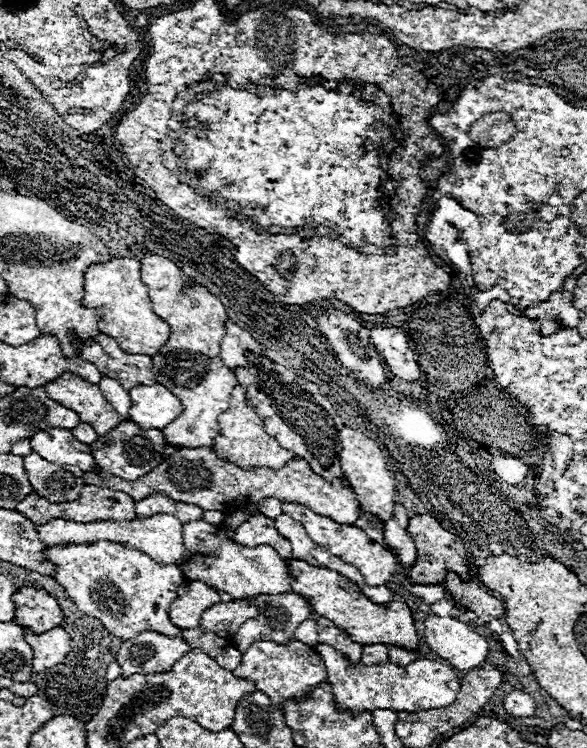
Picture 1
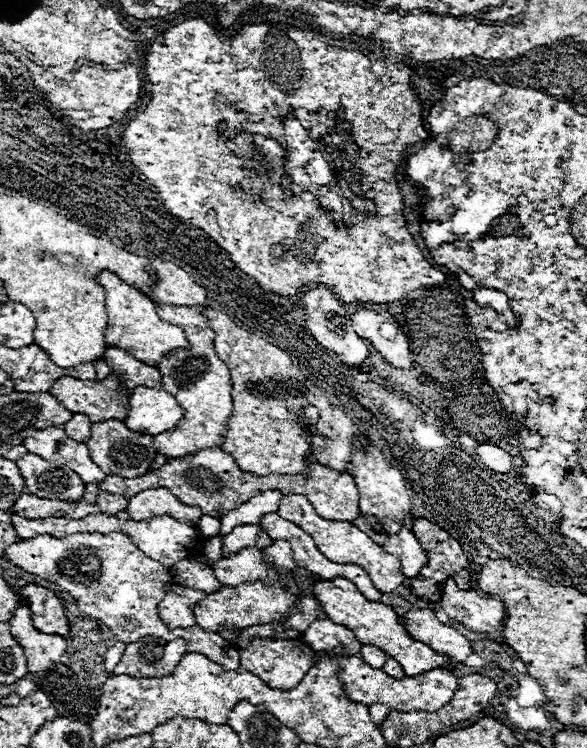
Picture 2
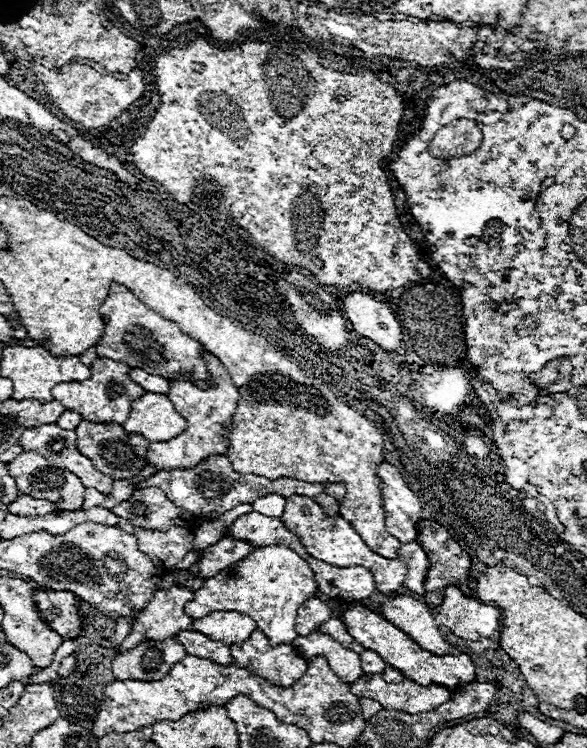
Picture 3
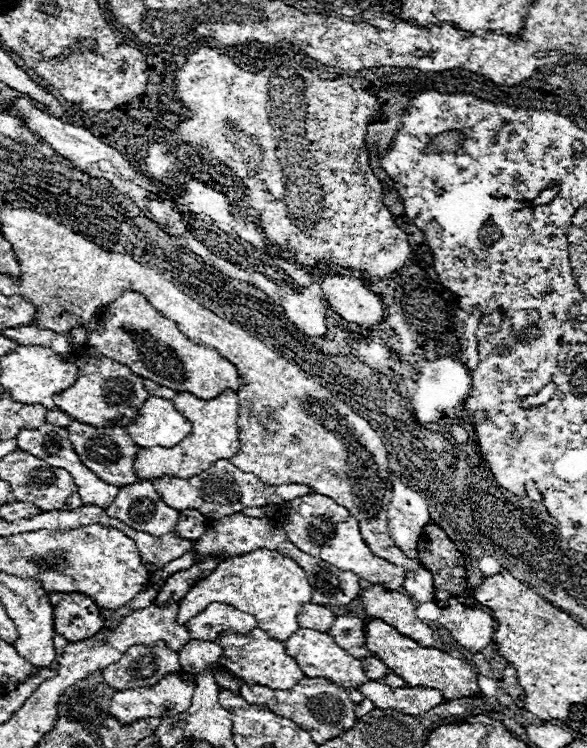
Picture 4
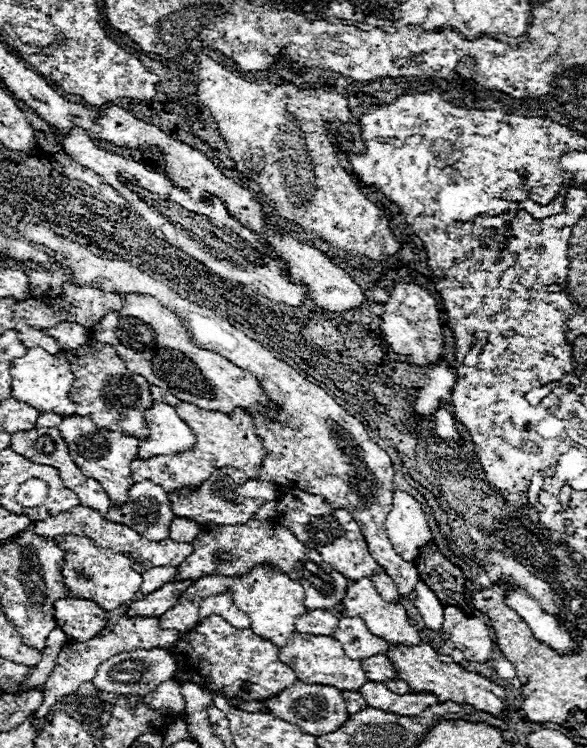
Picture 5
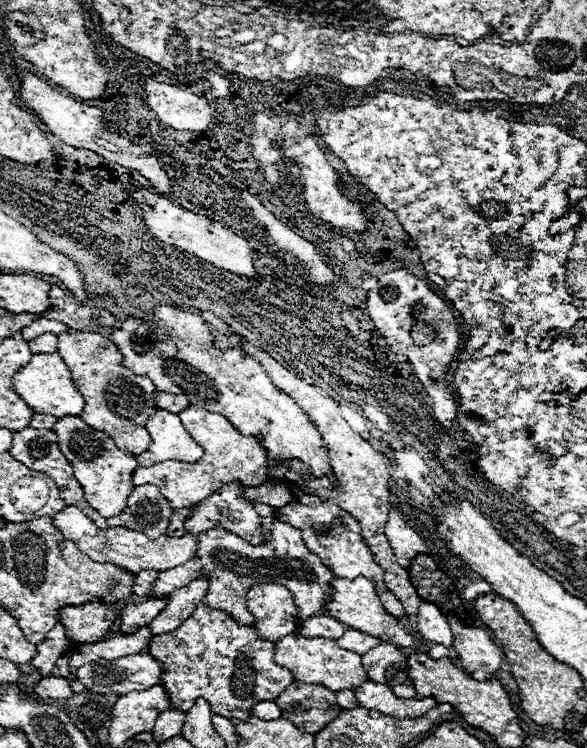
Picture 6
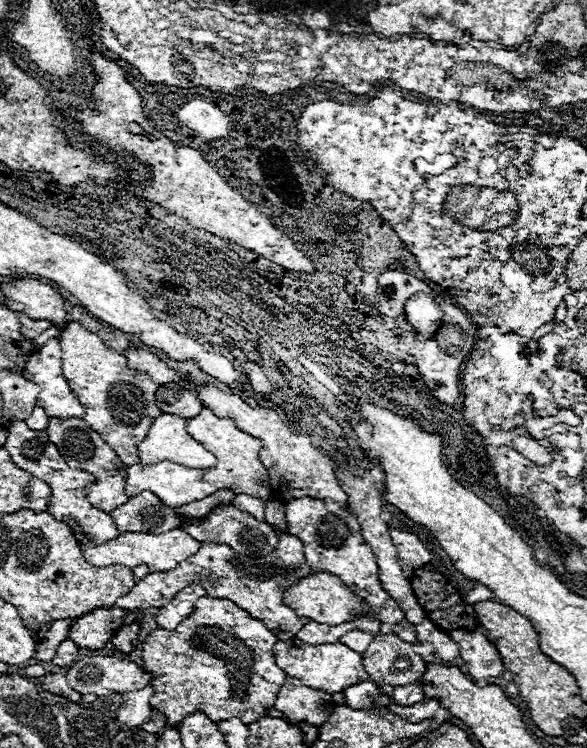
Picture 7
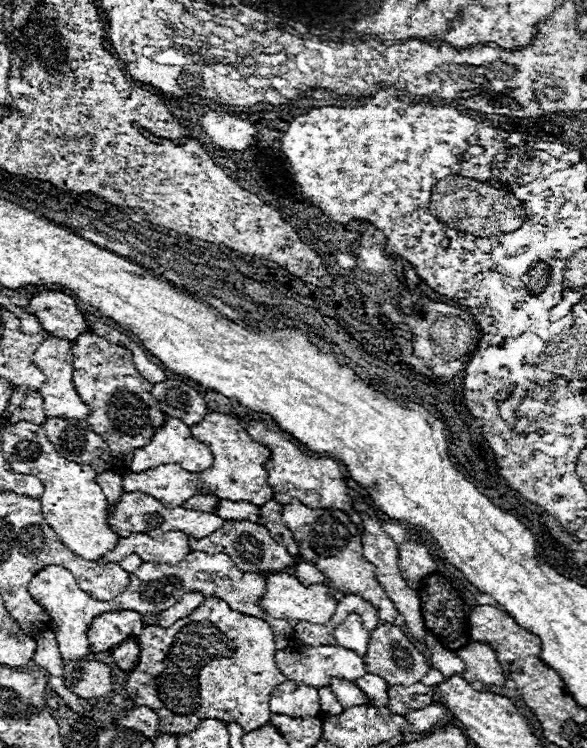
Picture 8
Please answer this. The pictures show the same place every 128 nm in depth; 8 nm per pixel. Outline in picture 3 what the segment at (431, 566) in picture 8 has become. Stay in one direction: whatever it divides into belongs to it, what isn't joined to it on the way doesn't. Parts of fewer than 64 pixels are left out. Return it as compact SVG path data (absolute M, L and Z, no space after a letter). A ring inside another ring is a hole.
M380 462L376 466L378 476L382 480L382 496L384 496L384 510L386 510L386 530L394 534L396 540L412 542L416 540L416 524L420 520L420 500L416 494L406 486L396 466L388 462Z

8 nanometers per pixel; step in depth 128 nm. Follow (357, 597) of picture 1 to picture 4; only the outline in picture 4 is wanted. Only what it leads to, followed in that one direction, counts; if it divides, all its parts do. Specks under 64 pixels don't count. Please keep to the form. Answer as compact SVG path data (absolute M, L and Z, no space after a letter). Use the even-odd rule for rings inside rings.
M368 620L366 622L364 640L370 646L368 650L372 654L376 654L394 672L394 674L388 674L386 678L382 678L382 682L392 686L392 688L404 688L406 684L408 686L436 688L442 692L444 700L456 700L460 696L470 696L470 694L480 692L480 688L476 684L476 672L470 666L470 662L466 662L462 658L454 658L448 652L440 652L438 648L422 648L418 642L400 634L396 628L388 626L382 620Z

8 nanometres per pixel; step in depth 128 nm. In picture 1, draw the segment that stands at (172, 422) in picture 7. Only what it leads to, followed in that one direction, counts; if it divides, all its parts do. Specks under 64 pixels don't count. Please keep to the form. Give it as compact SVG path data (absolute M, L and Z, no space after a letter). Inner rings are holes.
M140 384L128 394L132 398L130 420L146 430L162 430L184 410L180 400L162 384Z

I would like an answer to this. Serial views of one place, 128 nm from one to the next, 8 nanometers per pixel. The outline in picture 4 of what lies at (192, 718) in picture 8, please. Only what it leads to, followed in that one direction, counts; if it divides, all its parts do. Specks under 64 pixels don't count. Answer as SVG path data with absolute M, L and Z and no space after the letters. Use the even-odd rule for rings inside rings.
M52 592L48 600L52 604L54 630L68 642L90 638L102 630L104 618L100 608L88 596L76 592ZM254 628L246 636L236 634L224 634L216 640L224 648L224 658L220 660L224 670L230 670L232 674L240 676L244 682L270 686L272 690L288 690L292 688L300 678L304 678L304 672L300 670L298 662L292 660L286 654L286 648L282 642L272 640L264 630Z

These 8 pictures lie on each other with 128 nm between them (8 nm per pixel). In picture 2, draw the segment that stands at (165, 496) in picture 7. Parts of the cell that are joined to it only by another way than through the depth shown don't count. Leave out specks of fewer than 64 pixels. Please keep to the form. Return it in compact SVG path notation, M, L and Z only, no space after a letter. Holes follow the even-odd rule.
M156 304L156 312L166 322L180 326L188 338L188 350L172 350L158 364L162 374L162 386L168 390L180 406L184 406L184 418L172 430L158 434L154 446L160 454L168 458L180 458L184 454L194 454L202 448L220 446L226 436L226 420L232 416L232 384L228 366L216 356L214 350L214 332L208 324L200 306L172 306L172 304Z

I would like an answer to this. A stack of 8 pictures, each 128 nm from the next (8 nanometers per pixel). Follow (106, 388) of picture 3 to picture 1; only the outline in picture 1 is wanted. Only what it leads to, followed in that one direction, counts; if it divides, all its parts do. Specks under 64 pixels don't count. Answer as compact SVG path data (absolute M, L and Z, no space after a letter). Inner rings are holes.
M64 372L60 378L46 386L46 392L52 400L74 410L82 418L82 422L94 426L100 436L108 434L122 422L122 416L104 398L100 386L90 384L78 374Z

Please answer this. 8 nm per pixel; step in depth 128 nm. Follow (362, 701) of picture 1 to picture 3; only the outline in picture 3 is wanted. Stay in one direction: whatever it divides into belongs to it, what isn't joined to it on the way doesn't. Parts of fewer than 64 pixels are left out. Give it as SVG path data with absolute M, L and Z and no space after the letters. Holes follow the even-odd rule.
M362 674L356 682L348 684L352 694L356 694L358 698L372 698L376 702L380 702L384 708L392 708L392 710L402 710L406 714L422 714L422 712L430 712L434 708L438 708L440 704L450 700L450 690L444 686L420 686L412 680L404 680L400 684L390 684L386 682L380 674Z

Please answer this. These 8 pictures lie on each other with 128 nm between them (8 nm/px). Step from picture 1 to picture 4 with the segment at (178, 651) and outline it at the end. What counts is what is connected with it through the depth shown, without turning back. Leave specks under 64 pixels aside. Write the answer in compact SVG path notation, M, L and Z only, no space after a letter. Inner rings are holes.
M166 642L156 646L132 646L118 662L104 668L104 680L114 690L126 690L136 686L154 686L166 674L180 672L178 652L168 648Z

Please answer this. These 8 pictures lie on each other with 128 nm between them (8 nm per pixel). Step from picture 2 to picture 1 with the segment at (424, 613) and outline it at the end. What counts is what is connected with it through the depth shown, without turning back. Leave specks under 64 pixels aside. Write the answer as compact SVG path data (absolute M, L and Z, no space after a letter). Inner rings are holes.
M428 616L424 620L424 636L430 650L448 660L458 670L480 668L488 654L488 642L468 624L456 618Z

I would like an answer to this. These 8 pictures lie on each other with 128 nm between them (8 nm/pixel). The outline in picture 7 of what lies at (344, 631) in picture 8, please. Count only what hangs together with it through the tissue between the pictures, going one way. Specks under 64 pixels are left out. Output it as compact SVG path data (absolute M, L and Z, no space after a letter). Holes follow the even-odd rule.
M350 630L340 638L340 642L344 642L344 646L352 646L352 650L356 650L356 652L364 652L372 640L374 640L374 636L366 634L362 630Z

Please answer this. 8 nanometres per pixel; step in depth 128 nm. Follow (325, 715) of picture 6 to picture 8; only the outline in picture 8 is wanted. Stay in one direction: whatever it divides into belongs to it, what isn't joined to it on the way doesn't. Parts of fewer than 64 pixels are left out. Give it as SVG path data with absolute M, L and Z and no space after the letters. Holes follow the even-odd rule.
M288 680L272 690L270 710L272 714L286 714L292 718L322 716L318 690L302 682L294 682L294 680Z

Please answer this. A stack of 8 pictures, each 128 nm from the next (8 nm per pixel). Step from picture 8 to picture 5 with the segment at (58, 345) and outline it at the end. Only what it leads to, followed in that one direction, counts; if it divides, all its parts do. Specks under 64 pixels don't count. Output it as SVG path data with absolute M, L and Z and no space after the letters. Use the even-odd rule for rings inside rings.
M28 348L22 358L12 360L12 396L20 402L34 406L38 412L54 412L60 416L72 416L76 404L70 400L70 388L74 374L70 372L70 364L64 356L56 356L46 352L44 348Z

